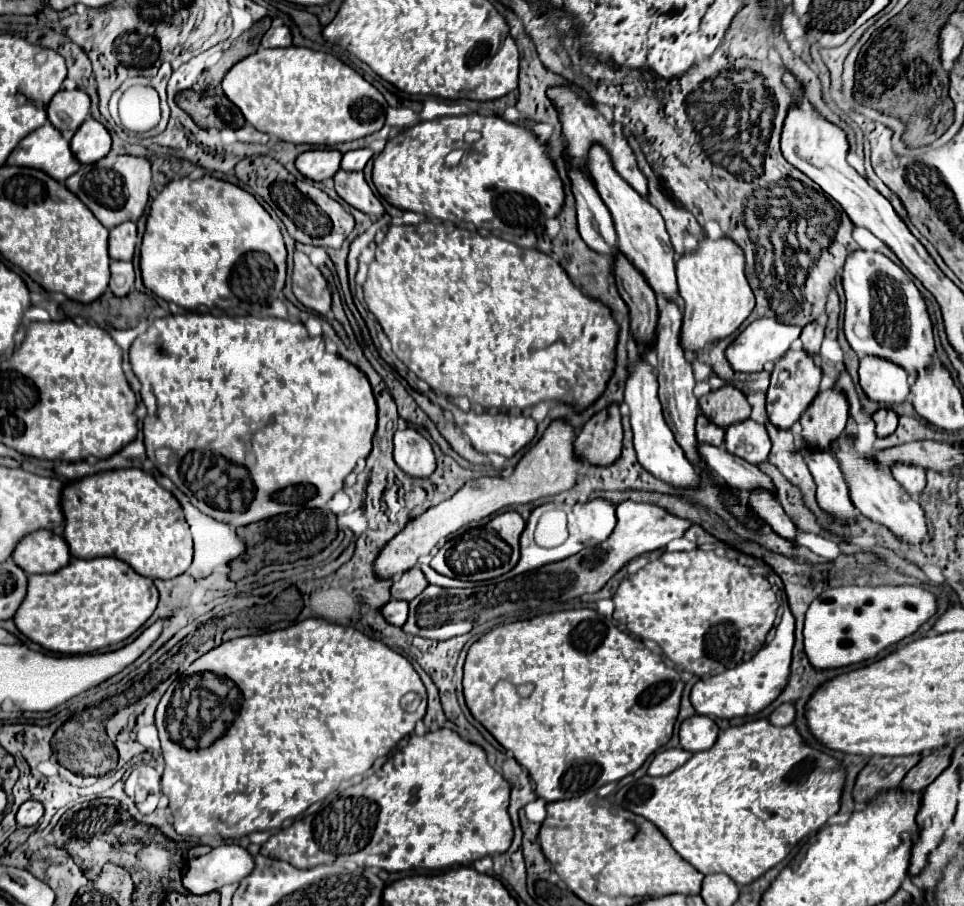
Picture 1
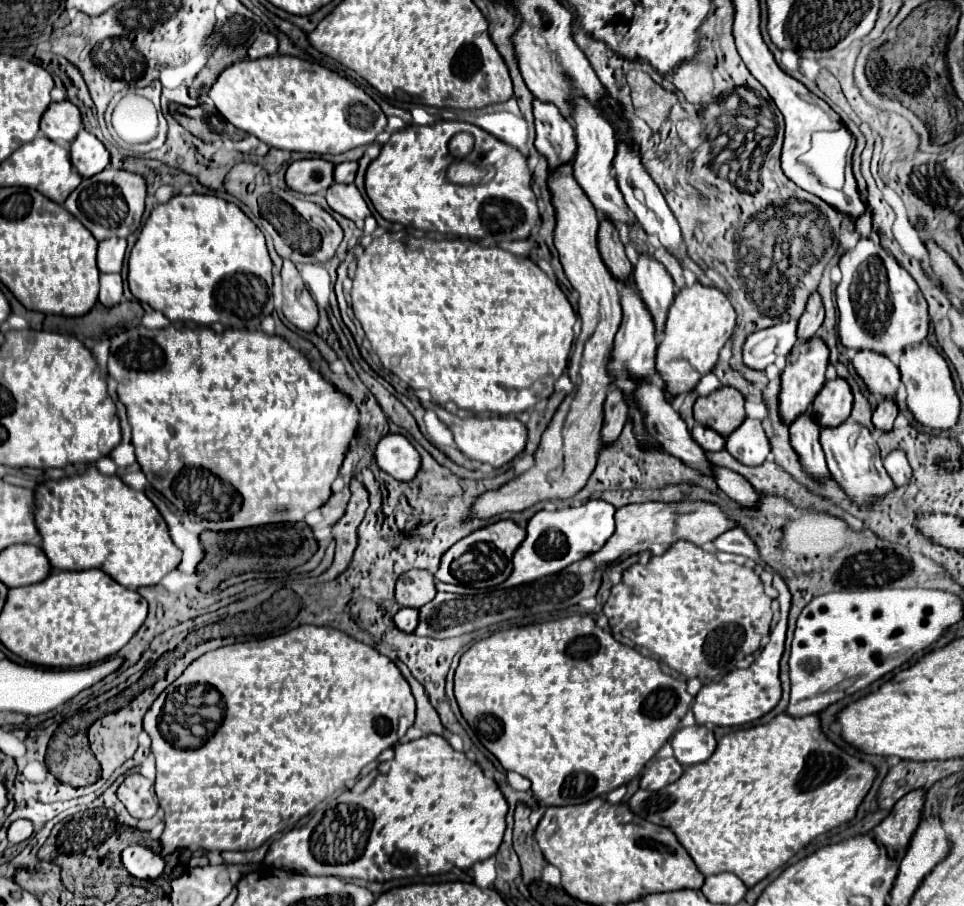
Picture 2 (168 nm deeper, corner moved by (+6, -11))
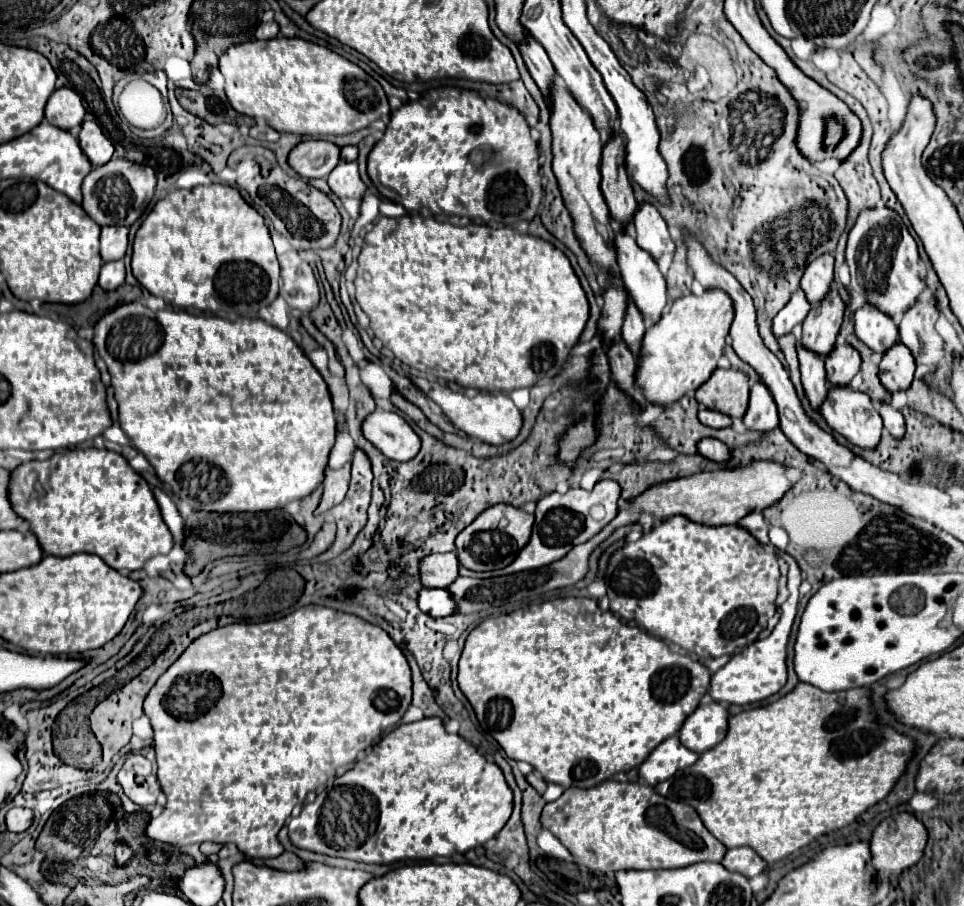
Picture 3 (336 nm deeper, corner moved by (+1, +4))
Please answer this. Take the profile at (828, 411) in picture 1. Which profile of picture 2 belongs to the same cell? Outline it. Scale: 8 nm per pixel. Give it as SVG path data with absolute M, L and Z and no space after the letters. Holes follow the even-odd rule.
M836 377L832 381L826 381L816 395L812 403L814 415L822 427L836 427L850 417L852 401L854 397L850 385L842 377Z

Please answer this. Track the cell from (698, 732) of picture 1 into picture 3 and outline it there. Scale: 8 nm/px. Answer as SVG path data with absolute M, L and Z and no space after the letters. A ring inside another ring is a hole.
M709 702L705 706L699 706L681 726L679 738L681 744L697 754L703 754L705 750L713 748L725 738L727 732L727 708Z

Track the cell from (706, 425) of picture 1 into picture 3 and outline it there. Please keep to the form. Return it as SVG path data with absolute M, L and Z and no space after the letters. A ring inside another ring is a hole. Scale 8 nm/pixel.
M699 408L699 420L709 428L727 428L727 426L731 426L729 416L725 416L721 412L715 412L715 410L709 410L709 408Z

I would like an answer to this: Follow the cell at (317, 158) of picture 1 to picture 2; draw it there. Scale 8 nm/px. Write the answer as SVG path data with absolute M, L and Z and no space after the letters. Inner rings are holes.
M300 159L286 171L286 185L298 193L322 193L334 183L334 165L324 159Z

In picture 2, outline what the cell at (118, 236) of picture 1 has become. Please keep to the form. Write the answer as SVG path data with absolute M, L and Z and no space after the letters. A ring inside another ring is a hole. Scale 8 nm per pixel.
M104 239L98 243L98 269L100 273L120 273L126 255L126 239Z

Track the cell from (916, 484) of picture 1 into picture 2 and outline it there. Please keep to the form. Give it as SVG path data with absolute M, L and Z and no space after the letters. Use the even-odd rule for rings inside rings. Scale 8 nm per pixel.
M900 449L890 451L888 457L884 459L884 467L886 467L886 471L892 477L896 487L902 487L902 485L908 483L912 471L910 471L910 465L908 465L908 459L906 459L904 451L900 451Z

